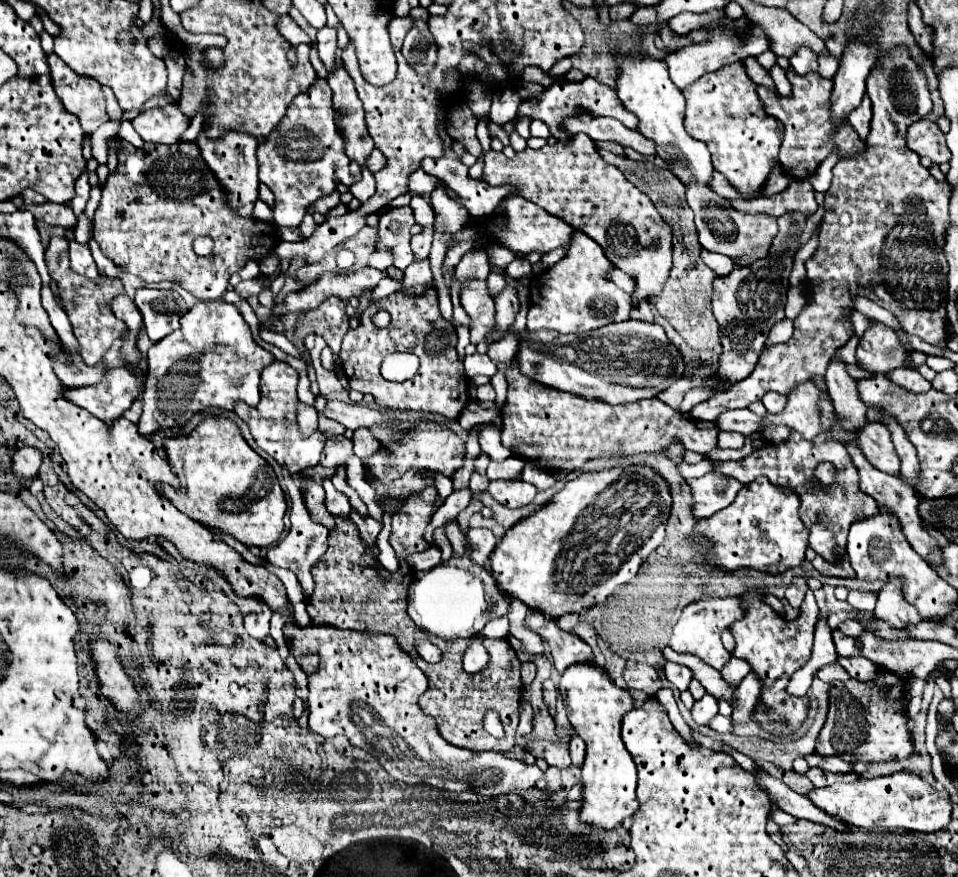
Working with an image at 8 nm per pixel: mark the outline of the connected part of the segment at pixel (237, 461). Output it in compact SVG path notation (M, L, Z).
M204 418L190 434L164 440L168 460L180 478L180 490L162 486L162 494L190 520L232 536L244 546L266 548L278 542L284 530L286 496L272 466L258 456L228 418Z

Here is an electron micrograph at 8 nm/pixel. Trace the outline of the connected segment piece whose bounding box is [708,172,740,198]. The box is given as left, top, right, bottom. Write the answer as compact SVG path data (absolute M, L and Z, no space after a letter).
M718 172L712 174L708 186L710 186L716 194L720 194L722 198L740 198L740 196L736 194L736 190L732 190L732 186L730 186L730 184L724 180L724 176L718 174Z

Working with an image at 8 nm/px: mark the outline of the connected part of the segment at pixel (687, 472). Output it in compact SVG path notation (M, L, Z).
M704 459L698 463L690 464L687 462L682 462L679 466L680 474L685 478L699 478L714 470L714 466L716 466L717 462Z

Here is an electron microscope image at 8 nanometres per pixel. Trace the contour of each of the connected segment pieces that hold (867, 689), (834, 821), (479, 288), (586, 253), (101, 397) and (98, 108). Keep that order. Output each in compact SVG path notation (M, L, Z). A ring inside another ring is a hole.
M884 672L884 676L878 676L868 684L858 680L834 682L830 690L828 720L816 740L814 752L820 756L840 756L846 762L908 758L912 754L912 740L906 728L904 708L898 704L898 698L904 694L904 686L904 680L892 672Z
M758 770L758 782L768 790L768 796L772 802L776 802L784 812L796 816L796 818L806 818L806 820L812 820L816 824L822 824L822 826L828 826L828 828L834 828L836 832L844 832L846 830L846 824L834 816L828 816L826 812L818 810L810 798L806 796L800 796L796 794L794 790L790 790L782 780L776 780L772 778L770 774L766 774L764 770Z
M468 280L460 288L460 304L470 318L470 338L472 344L478 342L498 342L504 332L498 330L494 298L486 290L486 280Z
M574 230L568 254L530 282L530 310L526 328L530 331L548 329L570 334L600 328L602 324L608 324L608 318L612 318L612 322L628 320L632 308L630 296L616 288L614 282L606 280L606 272L610 268L612 264L604 256L602 248L580 230ZM604 306L608 308L606 316Z
M108 368L98 384L84 388L66 388L66 400L86 408L102 422L114 422L120 418L136 398L142 396L146 376L136 376L132 370Z
M52 54L52 86L66 112L78 116L86 134L92 134L100 124L110 120L102 86L96 80L70 70L56 54Z

